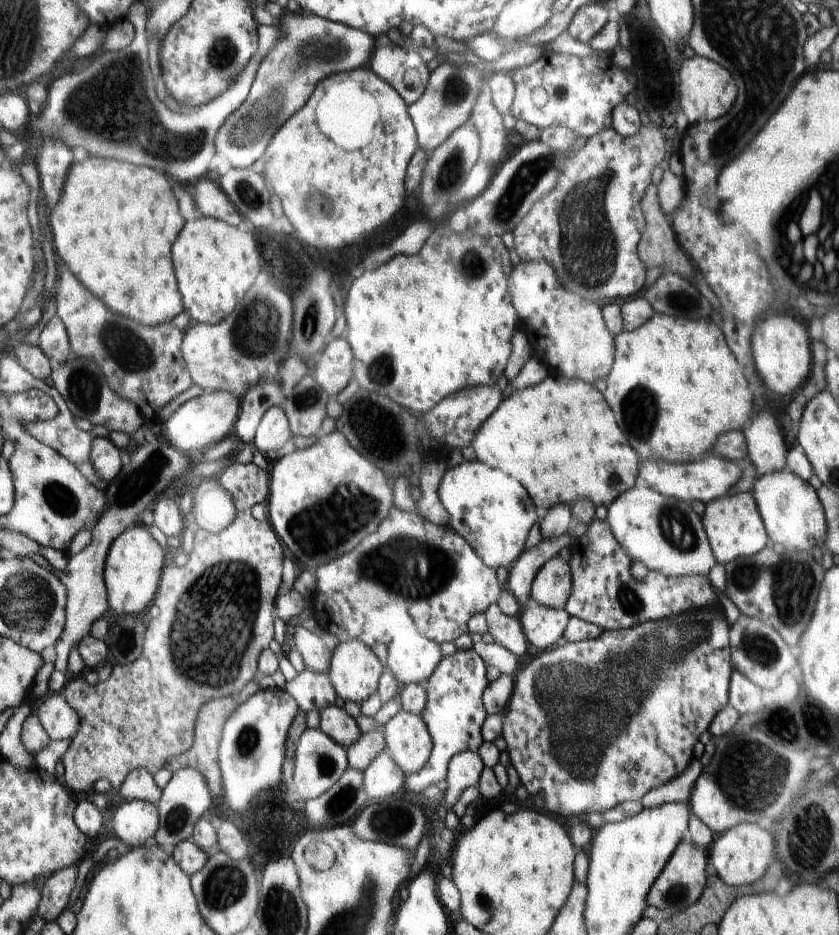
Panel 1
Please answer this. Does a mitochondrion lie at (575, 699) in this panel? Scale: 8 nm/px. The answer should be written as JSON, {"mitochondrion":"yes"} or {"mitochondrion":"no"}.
{"mitochondrion":"yes"}

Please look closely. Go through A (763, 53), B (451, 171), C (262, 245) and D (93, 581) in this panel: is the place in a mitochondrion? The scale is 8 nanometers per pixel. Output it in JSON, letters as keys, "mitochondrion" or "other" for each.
{"A":"mitochondrion","B":"mitochondrion","C":"other","D":"other"}

